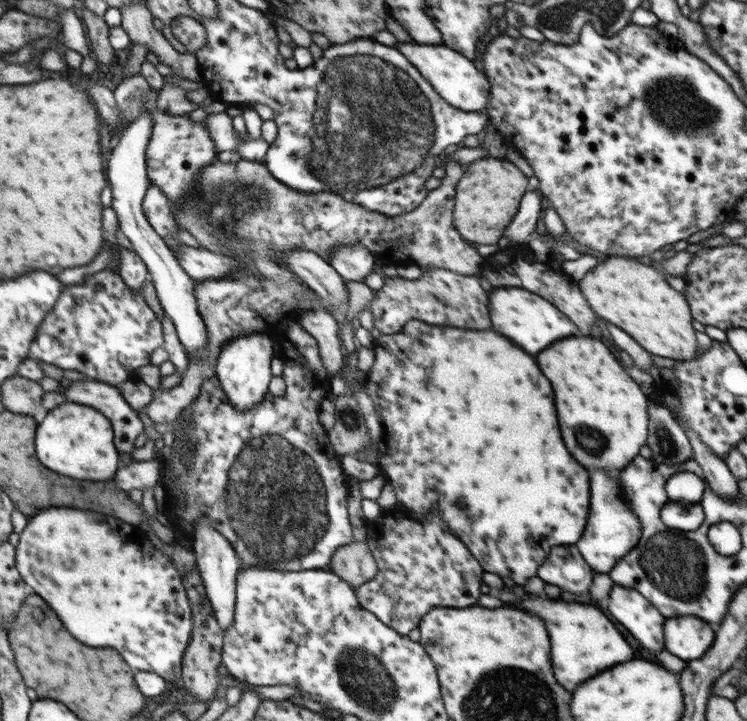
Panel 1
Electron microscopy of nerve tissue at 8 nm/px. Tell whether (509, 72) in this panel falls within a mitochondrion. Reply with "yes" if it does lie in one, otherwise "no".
no

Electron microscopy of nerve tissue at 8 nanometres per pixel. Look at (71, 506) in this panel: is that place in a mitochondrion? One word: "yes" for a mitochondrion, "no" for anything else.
no

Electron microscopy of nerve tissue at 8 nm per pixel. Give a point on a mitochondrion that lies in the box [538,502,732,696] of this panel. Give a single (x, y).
(673, 564)

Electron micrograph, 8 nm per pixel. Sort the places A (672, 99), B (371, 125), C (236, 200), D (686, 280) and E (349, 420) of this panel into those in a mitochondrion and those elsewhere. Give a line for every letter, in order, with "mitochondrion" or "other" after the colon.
A: mitochondrion
B: mitochondrion
C: mitochondrion
D: other
E: mitochondrion

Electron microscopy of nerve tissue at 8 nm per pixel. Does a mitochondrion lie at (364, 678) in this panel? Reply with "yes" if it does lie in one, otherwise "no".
yes

